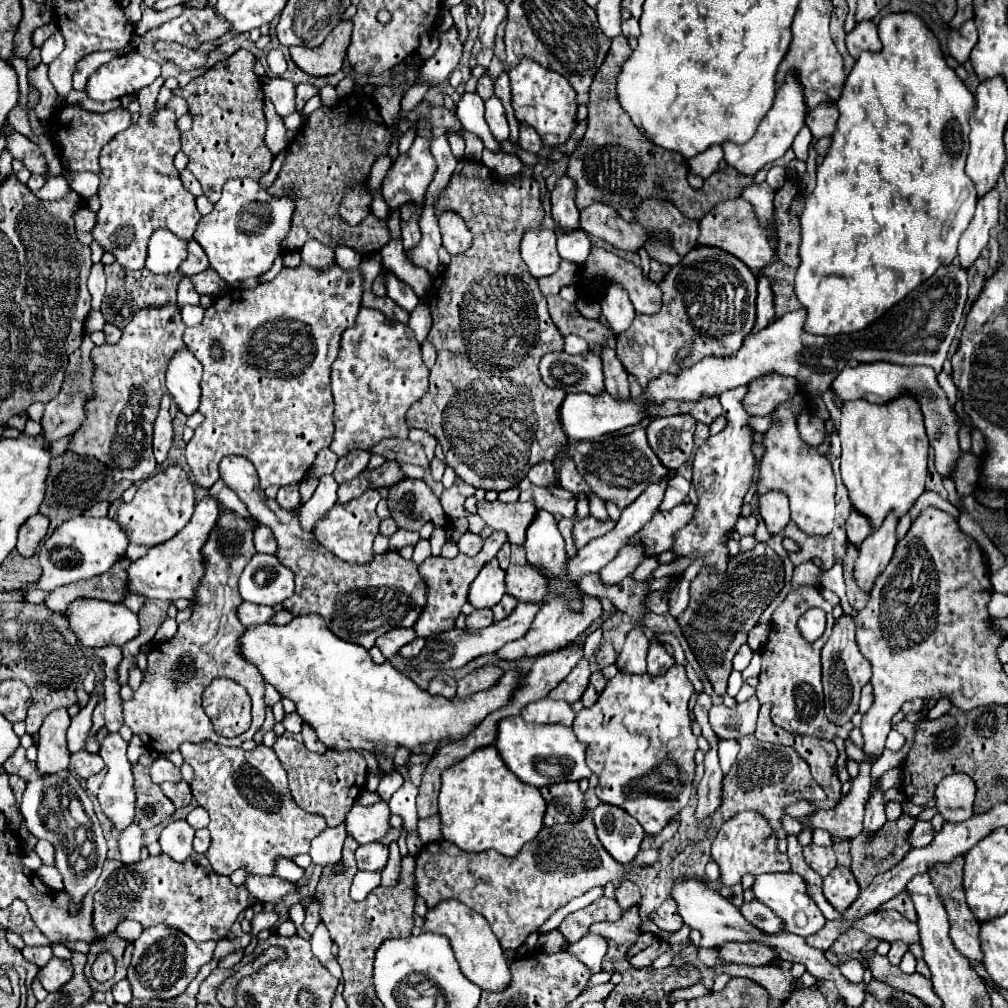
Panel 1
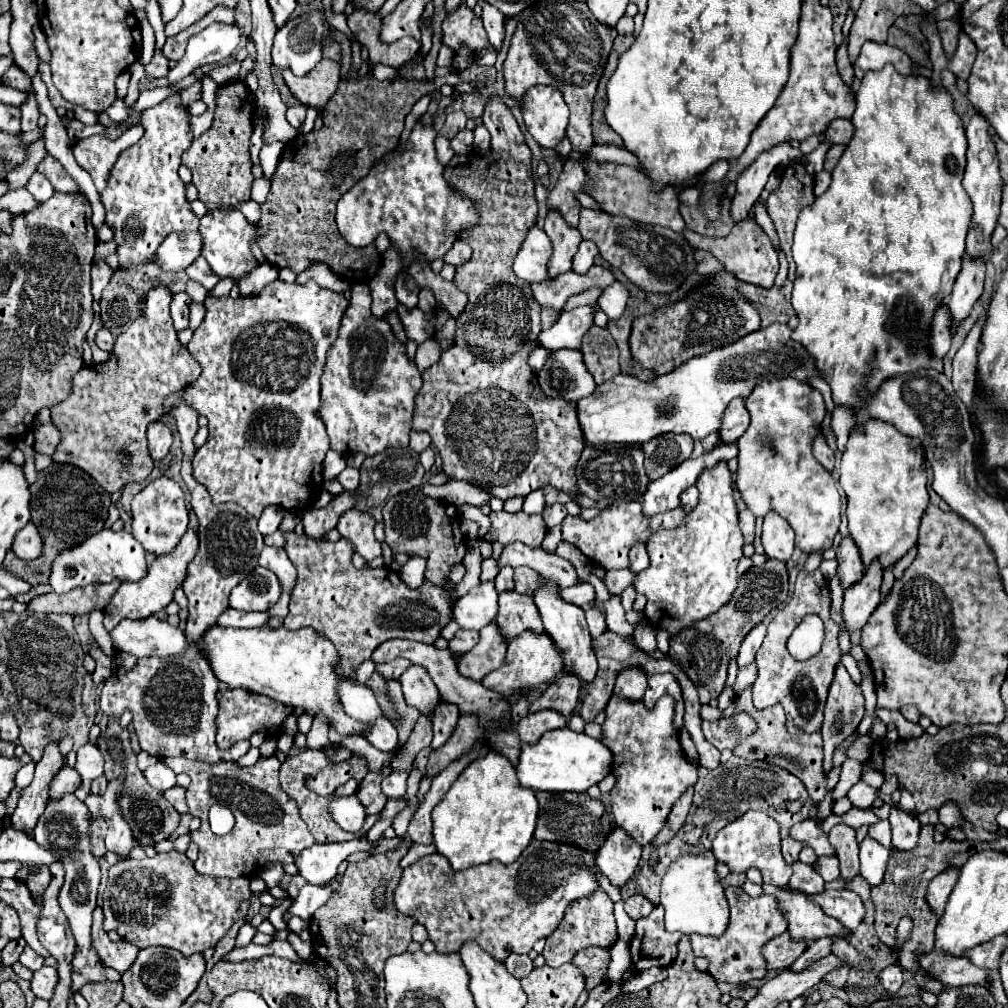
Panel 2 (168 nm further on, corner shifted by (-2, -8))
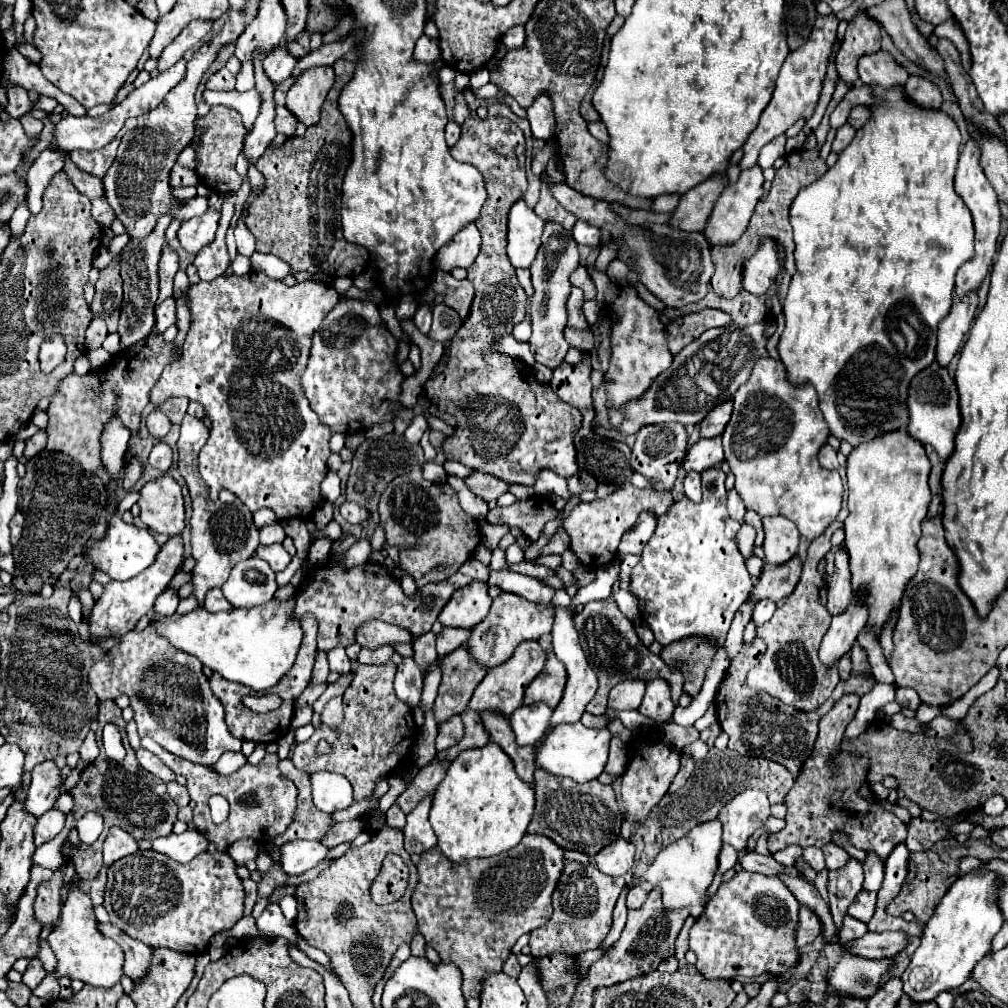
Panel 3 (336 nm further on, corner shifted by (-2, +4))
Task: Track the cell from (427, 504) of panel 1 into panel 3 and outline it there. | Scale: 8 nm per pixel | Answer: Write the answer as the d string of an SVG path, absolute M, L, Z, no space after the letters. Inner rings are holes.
M415 466L409 474L397 476L387 484L379 500L379 524L385 530L387 544L417 546L401 550L399 554L401 568L413 576L417 588L447 580L471 558L481 542L479 524L463 512L457 492L447 482L439 484L425 480L421 466Z

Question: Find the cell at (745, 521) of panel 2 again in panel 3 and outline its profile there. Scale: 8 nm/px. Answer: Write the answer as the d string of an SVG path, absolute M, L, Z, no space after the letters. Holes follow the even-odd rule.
M729 490L729 502L727 502L727 510L729 510L729 516L737 522L743 522L743 516L745 516L745 504L743 500L739 498L737 490Z

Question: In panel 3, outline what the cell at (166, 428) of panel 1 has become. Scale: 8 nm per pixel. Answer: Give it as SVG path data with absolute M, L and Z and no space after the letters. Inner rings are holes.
M153 410L149 416L147 416L147 428L149 432L155 436L155 438L163 438L169 428L171 428L171 420L161 412L161 410Z

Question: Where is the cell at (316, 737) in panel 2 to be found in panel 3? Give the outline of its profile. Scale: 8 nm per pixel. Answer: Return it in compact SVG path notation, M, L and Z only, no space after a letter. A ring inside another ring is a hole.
M349 672L349 674L345 674L345 676L341 676L337 682L333 682L333 684L329 684L327 686L327 690L321 694L321 698L313 704L313 710L315 712L323 712L323 706L331 700L331 698L335 698L335 696L341 696L345 690L347 690L347 686L351 684L351 678L353 678L353 672Z

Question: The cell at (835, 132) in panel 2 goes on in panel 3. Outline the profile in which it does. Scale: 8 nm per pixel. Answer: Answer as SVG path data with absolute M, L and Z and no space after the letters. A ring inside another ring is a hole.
M855 106L849 114L849 124L853 128L861 128L869 122L869 118L871 118L871 110L867 106Z

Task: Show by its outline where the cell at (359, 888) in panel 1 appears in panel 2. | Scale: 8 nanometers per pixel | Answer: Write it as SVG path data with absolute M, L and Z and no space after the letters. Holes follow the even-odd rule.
M413 843L410 849L408 850L407 854L400 861L400 866L402 869L404 869L407 866L410 866L411 864L417 862L423 856L432 854L436 851L437 850L434 843L430 845Z

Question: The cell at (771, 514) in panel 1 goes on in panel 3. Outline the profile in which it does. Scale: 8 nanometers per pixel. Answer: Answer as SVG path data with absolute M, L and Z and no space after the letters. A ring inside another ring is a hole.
M773 516L763 518L763 528L765 528L765 544L763 544L765 562L771 566L781 566L783 562L789 562L799 550L797 526L783 516Z

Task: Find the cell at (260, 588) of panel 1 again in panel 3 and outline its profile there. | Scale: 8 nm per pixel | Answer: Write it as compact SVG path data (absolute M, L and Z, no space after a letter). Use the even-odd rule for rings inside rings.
M251 556L235 564L229 580L221 586L221 590L233 608L259 606L271 600L277 590L275 572L265 560Z

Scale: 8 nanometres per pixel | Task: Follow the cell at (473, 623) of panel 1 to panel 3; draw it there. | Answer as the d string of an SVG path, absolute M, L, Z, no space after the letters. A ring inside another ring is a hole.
M443 628L437 634L437 654L439 658L455 652L459 646L465 644L469 638L469 630L457 630L457 628Z

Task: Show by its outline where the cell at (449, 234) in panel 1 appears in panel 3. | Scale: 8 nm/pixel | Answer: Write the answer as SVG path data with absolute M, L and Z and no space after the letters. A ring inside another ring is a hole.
M471 222L463 230L459 230L455 238L447 242L447 246L439 250L437 254L439 270L451 272L455 268L469 268L473 264L473 258L479 254L479 246L481 246L481 236L477 226Z

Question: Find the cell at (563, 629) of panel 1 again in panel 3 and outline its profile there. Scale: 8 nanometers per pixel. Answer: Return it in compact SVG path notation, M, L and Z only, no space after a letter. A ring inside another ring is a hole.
M527 640L527 642L519 644L519 650L515 650L515 654L503 666L497 666L493 670L489 670L489 674L475 688L473 698L469 700L467 708L475 710L479 714L481 712L495 712L495 714L501 714L501 716L511 716L513 710L517 710L521 706L525 688L543 670L545 658L547 658L547 654L539 648L539 644L535 640Z

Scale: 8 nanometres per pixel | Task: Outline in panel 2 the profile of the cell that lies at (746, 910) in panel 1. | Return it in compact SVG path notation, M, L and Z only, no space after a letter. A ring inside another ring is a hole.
M727 888L725 896L727 896L727 902L731 908L727 932L721 938L693 936L691 938L693 952L695 952L695 956L709 958L707 972L717 980L741 984L741 982L749 982L753 978L763 978L767 973L767 968L766 962L761 956L761 946L767 940L783 934L787 930L787 924L775 910L767 910L767 898L771 898L769 894L761 894L759 898L751 898L741 888Z

